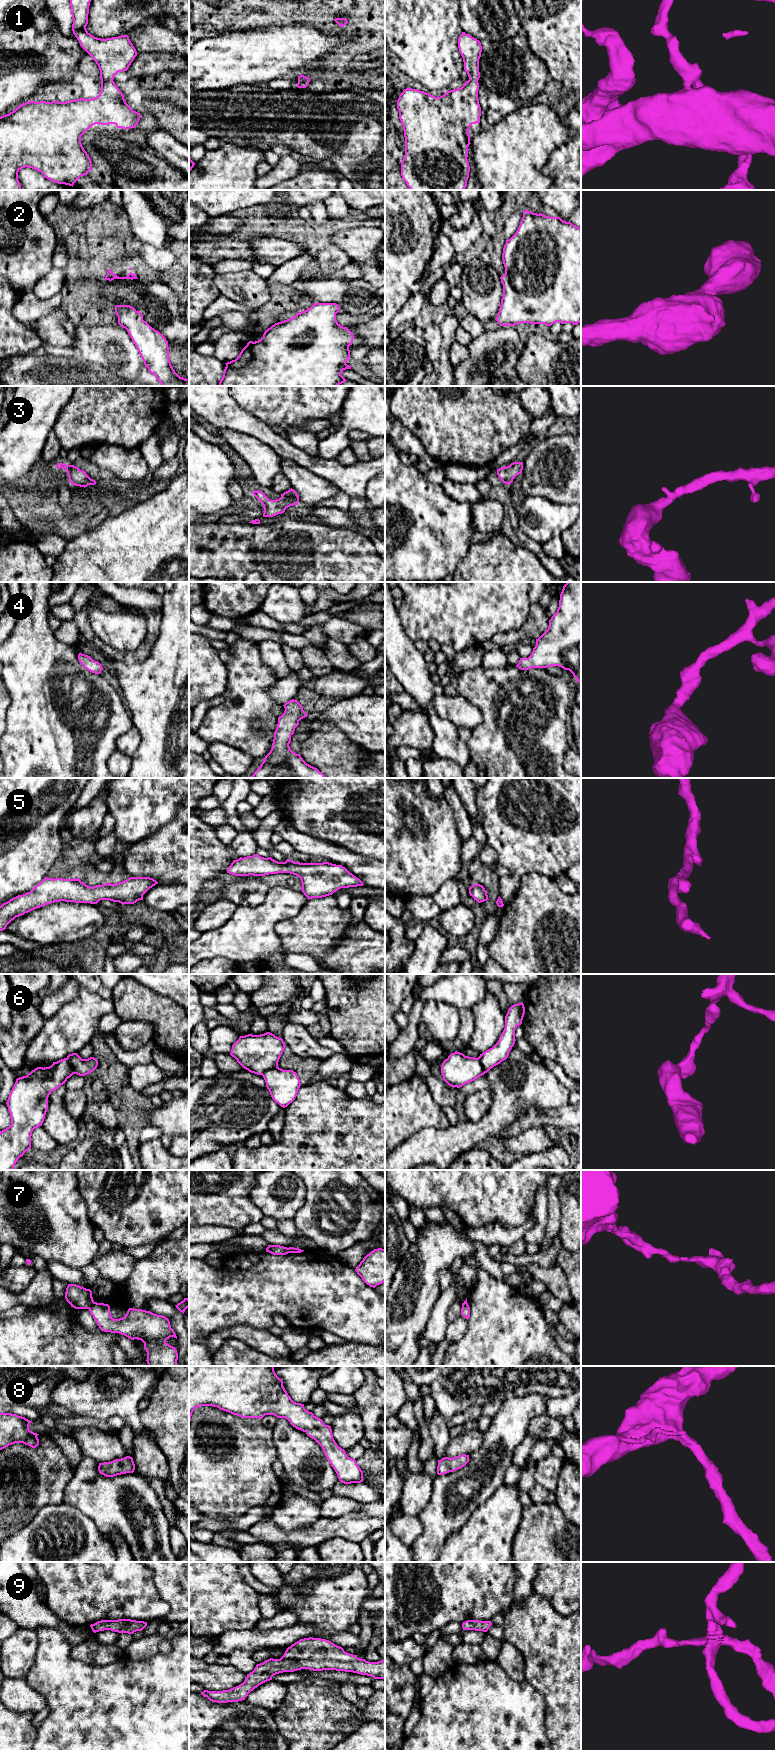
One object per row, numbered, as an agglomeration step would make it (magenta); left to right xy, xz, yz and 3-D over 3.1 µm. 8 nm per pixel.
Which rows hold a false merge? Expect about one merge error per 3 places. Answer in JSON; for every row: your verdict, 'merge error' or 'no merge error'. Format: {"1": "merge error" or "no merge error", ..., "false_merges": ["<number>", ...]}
{"1": "no merge error", "2": "no merge error", "3": "no merge error", "4": "no merge error", "5": "no merge error", "6": "merge error", "7": "merge error", "8": "no merge error", "9": "no merge error", "false_merges": ["6", "7"]}

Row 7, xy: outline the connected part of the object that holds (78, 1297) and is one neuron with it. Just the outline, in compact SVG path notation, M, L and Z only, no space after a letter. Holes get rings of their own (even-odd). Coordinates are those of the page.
M68 1284L65 1299L75 1309L89 1309L94 1303L92 1291L76 1284Z

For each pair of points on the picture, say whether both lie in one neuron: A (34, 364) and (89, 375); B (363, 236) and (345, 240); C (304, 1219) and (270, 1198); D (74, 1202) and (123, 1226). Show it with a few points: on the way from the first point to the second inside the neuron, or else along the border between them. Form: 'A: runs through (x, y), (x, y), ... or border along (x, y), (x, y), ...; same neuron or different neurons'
A: runs through (48, 375), (75, 375); same neuron
B: runs through (359, 240), (349, 240); same neuron
C: border along (305, 1191), (305, 1202), (293, 1219); different neurons
D: border along (78, 1186), (87, 1209), (87, 1216), (94, 1227); different neurons

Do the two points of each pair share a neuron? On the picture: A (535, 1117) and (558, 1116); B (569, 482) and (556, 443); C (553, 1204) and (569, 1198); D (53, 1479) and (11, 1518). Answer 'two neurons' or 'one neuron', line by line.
A: one neuron
B: one neuron
C: two neurons
D: one neuron

